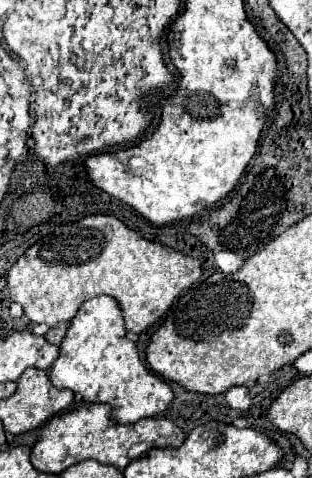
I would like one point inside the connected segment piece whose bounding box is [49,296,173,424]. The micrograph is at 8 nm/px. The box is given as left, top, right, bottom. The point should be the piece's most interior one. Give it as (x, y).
(97, 361)

